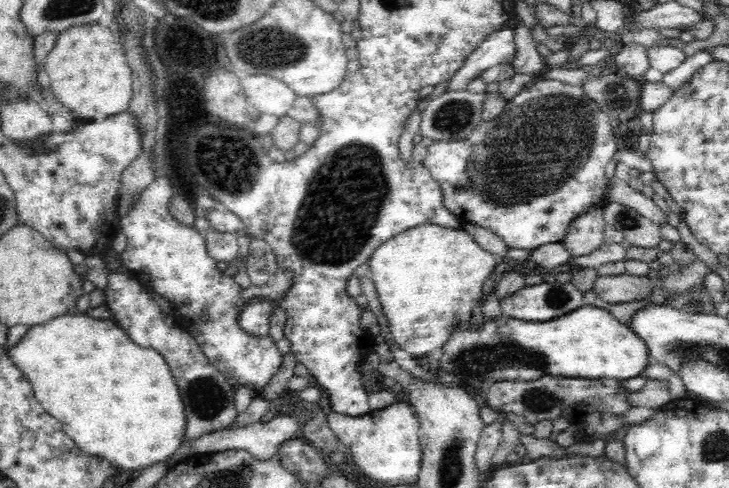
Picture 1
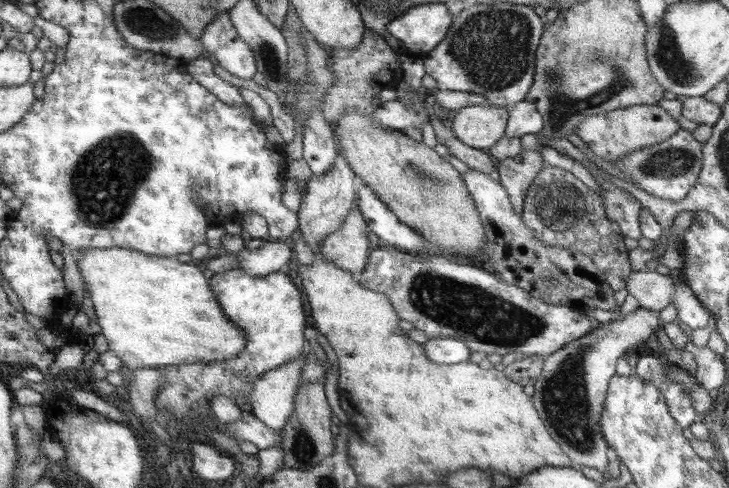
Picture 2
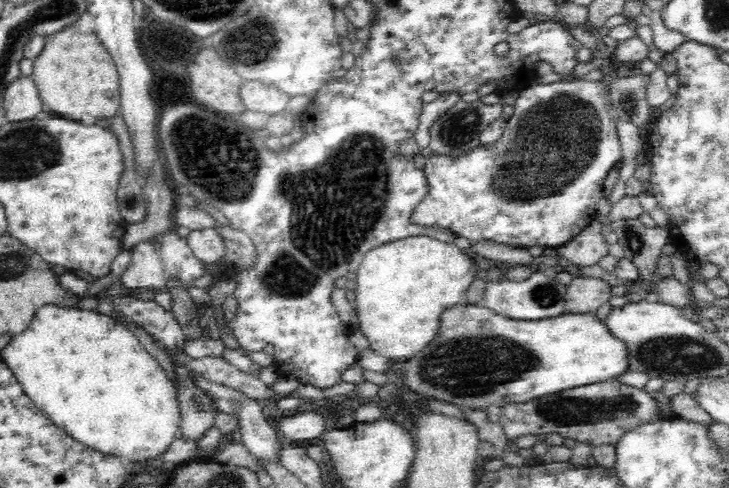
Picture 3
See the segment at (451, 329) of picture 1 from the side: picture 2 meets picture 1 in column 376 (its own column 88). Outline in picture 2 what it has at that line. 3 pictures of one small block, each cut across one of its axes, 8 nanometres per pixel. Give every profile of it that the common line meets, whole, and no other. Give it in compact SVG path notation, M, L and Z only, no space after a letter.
M95 248L84 249L82 252L78 252L78 269L82 273L84 279L85 290L88 290L90 294L90 300L92 300L92 306L95 308L96 320L98 326L101 328L102 336L105 336L108 340L108 350L114 352L118 358L123 362L123 366L131 369L137 368L156 368L166 365L181 365L192 364L199 362L214 362L225 361L229 358L236 357L240 354L241 350L245 348L246 339L245 331L241 330L240 326L225 314L224 307L220 305L219 299L216 297L211 286L208 286L208 278L202 274L202 270L198 266L192 266L192 264L180 264L176 258L164 258L160 256L150 256L148 254L142 254L137 250L125 249L125 248Z

